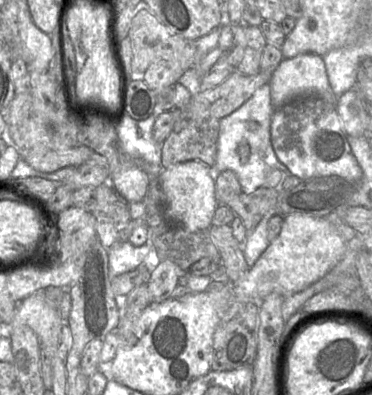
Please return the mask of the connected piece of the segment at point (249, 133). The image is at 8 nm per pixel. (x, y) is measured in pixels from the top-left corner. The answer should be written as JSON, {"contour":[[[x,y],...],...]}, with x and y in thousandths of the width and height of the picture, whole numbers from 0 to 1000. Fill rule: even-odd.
{"contour":[[[726,210],[696,220],[672,251],[618,291],[597,299],[589,314],[589,349],[581,433],[626,433],[656,489],[672,491],[712,473],[723,433],[750,428],[785,441],[745,400],[728,362],[728,306],[739,273],[728,253]]]}

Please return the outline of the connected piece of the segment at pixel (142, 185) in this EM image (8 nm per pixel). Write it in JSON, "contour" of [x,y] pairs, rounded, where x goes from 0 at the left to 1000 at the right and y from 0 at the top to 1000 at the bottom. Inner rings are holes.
{"contour":[[[325,423],[298,441],[293,463],[341,514],[384,509],[401,481],[401,446],[371,423]]]}

